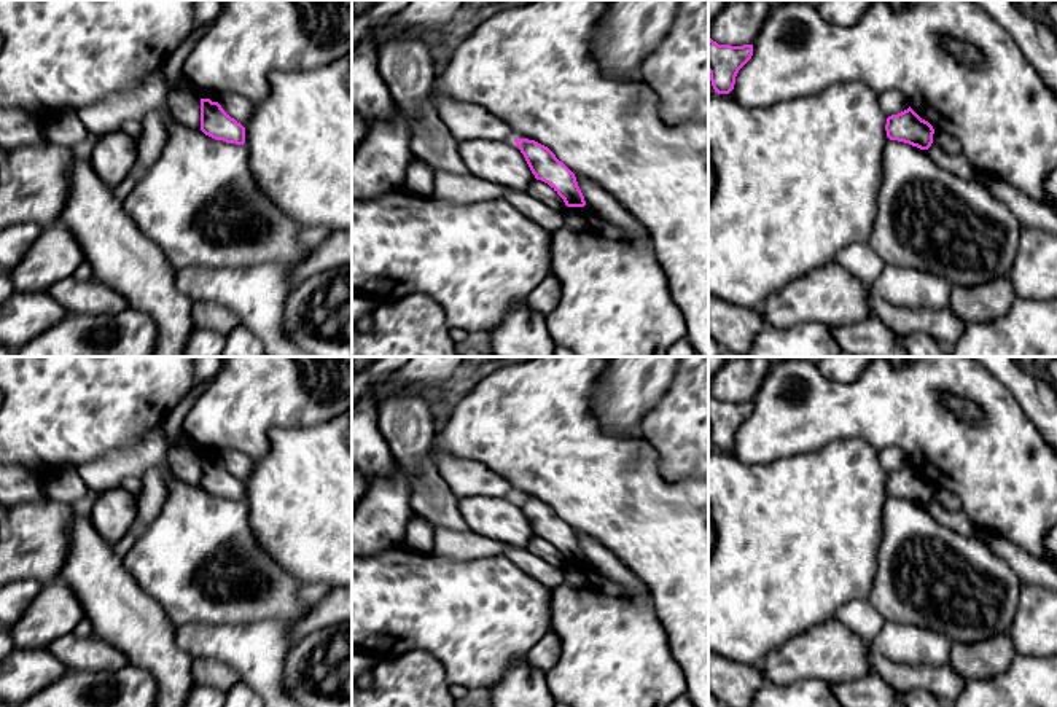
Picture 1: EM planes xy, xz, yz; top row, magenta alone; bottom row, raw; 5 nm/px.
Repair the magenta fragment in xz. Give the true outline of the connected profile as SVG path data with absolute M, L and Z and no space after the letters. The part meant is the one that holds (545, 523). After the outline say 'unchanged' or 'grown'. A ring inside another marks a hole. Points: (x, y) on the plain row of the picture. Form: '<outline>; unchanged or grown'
M514 495L514 498L535 535L548 540L567 564L586 562L575 530L548 503L528 495Z; unchanged

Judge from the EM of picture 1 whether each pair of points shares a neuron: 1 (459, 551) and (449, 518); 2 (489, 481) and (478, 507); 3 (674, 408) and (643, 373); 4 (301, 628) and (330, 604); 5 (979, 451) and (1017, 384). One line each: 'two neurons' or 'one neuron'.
1: two neurons
2: two neurons
3: two neurons
4: one neuron
5: two neurons

